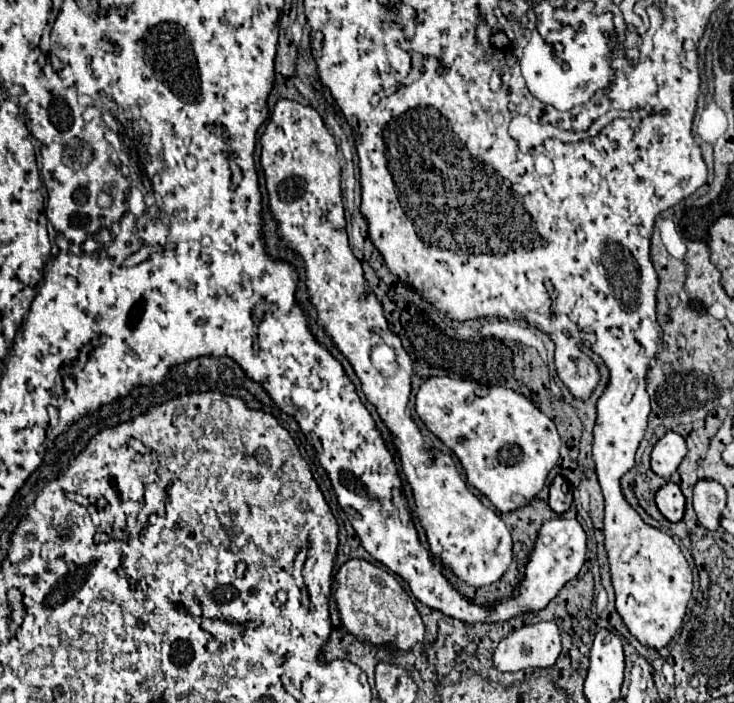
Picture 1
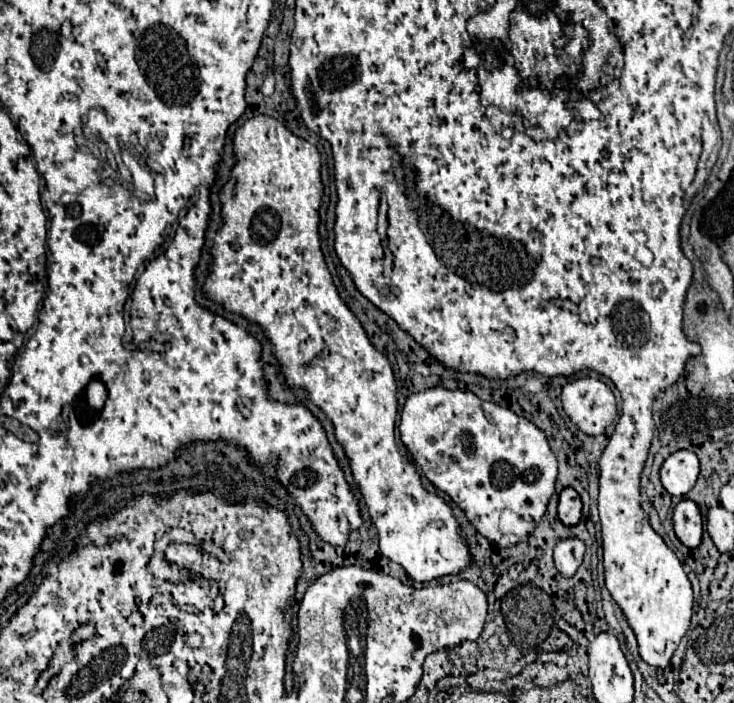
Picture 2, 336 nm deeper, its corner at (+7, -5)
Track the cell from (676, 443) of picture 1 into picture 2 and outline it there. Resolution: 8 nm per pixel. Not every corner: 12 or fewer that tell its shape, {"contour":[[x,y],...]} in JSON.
{"contour":[[682,449],[664,459],[664,489],[682,497],[698,479],[696,453]]}

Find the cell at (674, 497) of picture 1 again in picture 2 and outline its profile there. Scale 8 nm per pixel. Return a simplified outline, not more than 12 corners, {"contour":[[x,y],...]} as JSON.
{"contour":[[682,499],[672,515],[676,537],[690,549],[702,541],[702,515]]}

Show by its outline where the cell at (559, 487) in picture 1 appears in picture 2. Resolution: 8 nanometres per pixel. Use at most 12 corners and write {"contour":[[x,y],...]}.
{"contour":[[566,487],[558,501],[558,519],[564,525],[580,521],[580,495]]}

